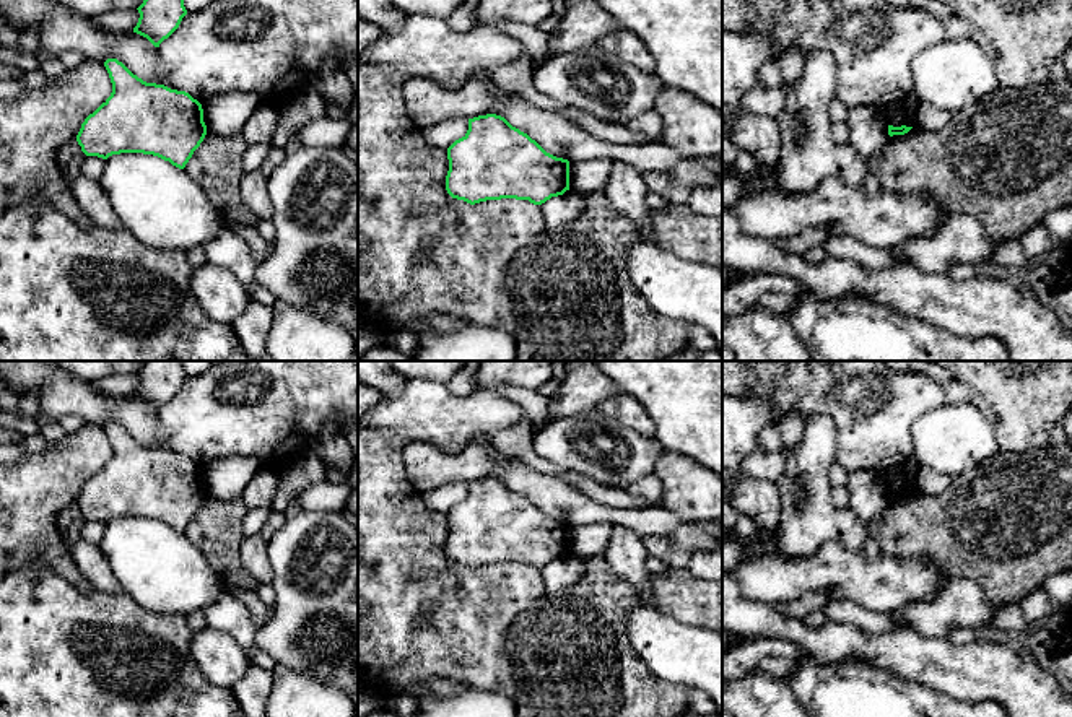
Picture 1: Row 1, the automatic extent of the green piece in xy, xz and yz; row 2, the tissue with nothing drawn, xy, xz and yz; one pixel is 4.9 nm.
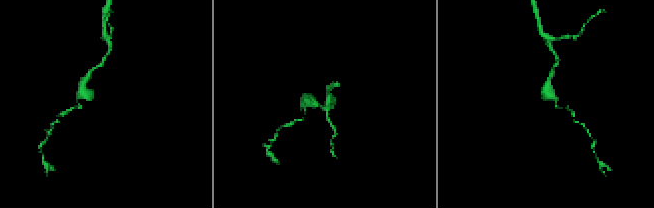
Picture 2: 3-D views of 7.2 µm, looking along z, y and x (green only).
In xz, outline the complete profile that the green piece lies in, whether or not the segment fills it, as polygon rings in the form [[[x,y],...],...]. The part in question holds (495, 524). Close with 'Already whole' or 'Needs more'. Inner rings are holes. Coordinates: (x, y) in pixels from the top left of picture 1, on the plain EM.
[[[496,478],[468,483],[467,498],[447,512],[446,554],[470,569],[516,563],[542,569],[569,554],[569,525],[547,517],[527,498]]]. Already whole

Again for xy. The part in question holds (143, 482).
[[[107,423],[104,431],[112,457],[81,488],[76,499],[81,515],[102,524],[120,517],[153,519],[184,533],[207,499],[202,468],[185,455],[143,445],[117,423]]]. Already whole

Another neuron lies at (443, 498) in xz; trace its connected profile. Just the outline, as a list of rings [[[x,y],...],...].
[[[449,481],[423,493],[421,499],[429,509],[447,514],[455,504],[465,501],[467,494],[467,481]]]

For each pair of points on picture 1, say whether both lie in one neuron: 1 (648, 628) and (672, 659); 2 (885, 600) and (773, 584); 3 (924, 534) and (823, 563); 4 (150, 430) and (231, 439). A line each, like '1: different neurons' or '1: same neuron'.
1: same neuron
2: same neuron
3: different neurons
4: different neurons

